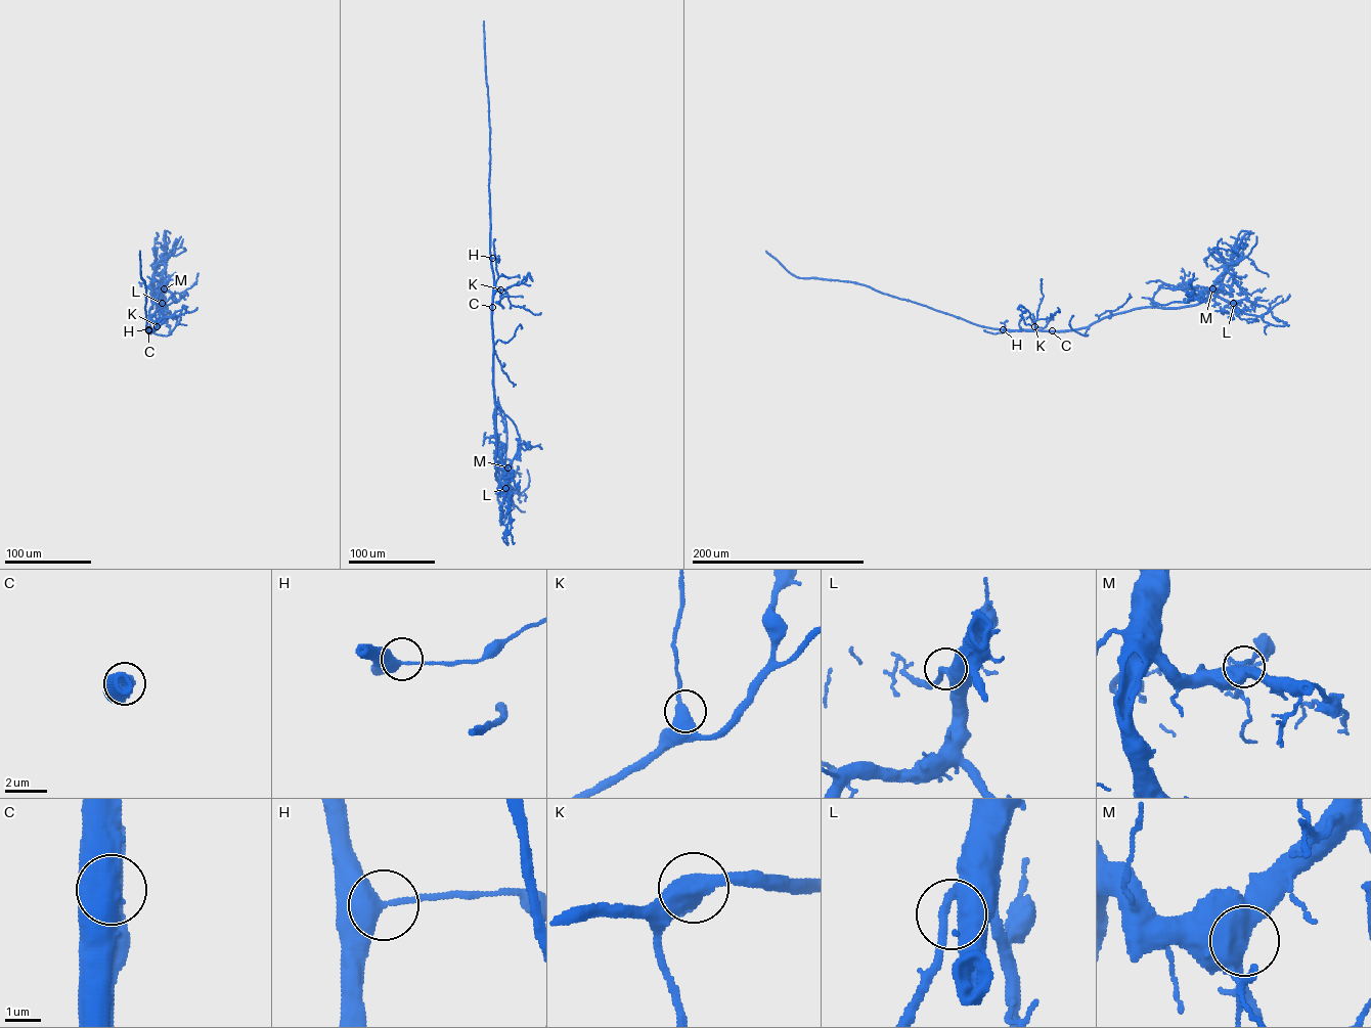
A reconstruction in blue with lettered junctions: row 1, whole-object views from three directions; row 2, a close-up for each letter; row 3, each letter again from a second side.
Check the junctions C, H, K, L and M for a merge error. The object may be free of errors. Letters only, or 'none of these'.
C

